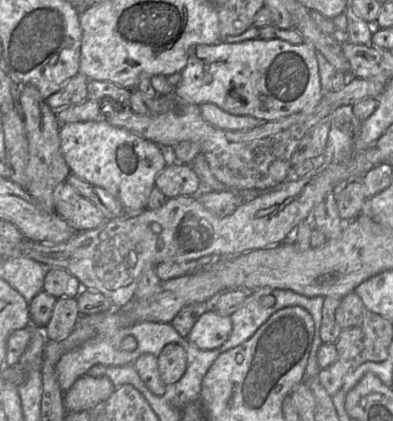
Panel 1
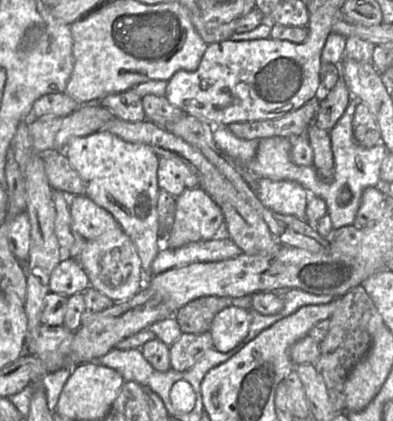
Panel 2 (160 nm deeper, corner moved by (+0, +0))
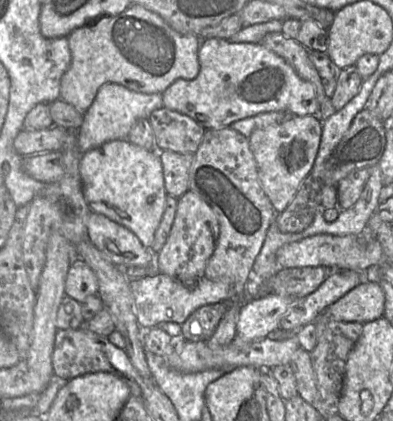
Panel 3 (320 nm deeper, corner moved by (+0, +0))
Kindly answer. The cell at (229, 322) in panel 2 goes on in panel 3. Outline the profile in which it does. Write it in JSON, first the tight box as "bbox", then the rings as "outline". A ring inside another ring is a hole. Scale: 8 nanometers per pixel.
{"bbox":[236,295,301,342],"outline":[[[270,295],[253,298],[242,304],[236,326],[236,338],[253,342],[278,329],[281,318],[301,299]]]}

